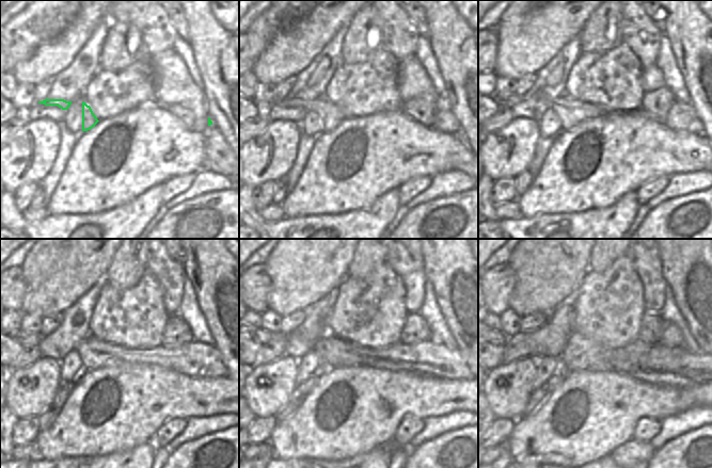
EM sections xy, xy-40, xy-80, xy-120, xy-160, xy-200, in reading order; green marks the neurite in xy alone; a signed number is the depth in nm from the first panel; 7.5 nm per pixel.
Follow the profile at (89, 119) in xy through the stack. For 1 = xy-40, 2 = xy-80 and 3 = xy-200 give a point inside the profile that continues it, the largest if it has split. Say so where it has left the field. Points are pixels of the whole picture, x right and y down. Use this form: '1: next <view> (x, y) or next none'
1: next xy-40 (331, 115)
2: next xy-80 (571, 112)
3: next xy-200 (659, 358)

